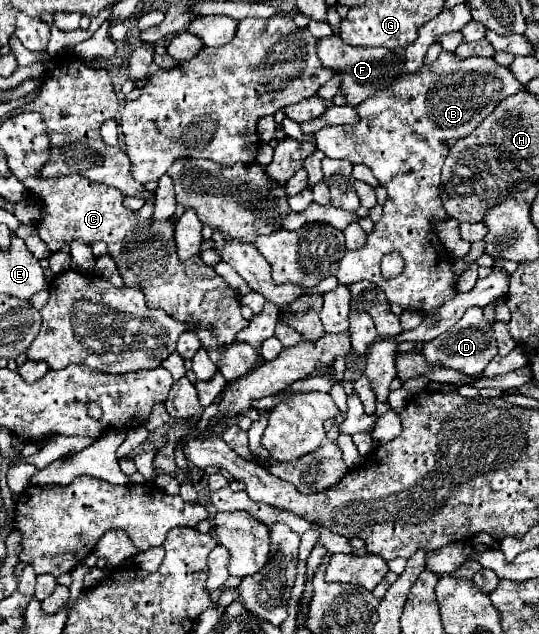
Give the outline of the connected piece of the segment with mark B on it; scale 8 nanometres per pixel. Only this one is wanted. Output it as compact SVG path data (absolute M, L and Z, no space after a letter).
M441 51L439 57L433 63L423 65L423 71L417 71L415 75L403 75L397 79L391 87L385 91L379 91L377 95L365 99L357 111L359 111L359 123L355 125L343 125L343 127L323 127L315 133L317 149L323 151L331 159L347 159L351 163L363 163L367 165L373 175L381 181L381 185L387 189L389 197L383 205L383 217L375 223L375 229L367 235L367 243L361 249L347 251L339 263L339 285L353 285L357 281L373 281L379 285L379 263L385 253L399 251L399 255L405 261L405 269L395 279L383 279L381 289L387 295L389 303L397 303L403 309L415 309L425 319L433 319L435 311L447 303L447 299L453 299L457 291L457 275L453 271L453 263L447 259L445 247L441 245L435 221L447 221L447 211L443 211L441 201L441 167L445 163L445 157L449 149L461 139L471 133L493 109L499 101L503 101L509 95L515 95L523 85L509 73L507 67L501 67L495 63L495 59L487 57L467 57L459 59L455 53Z

